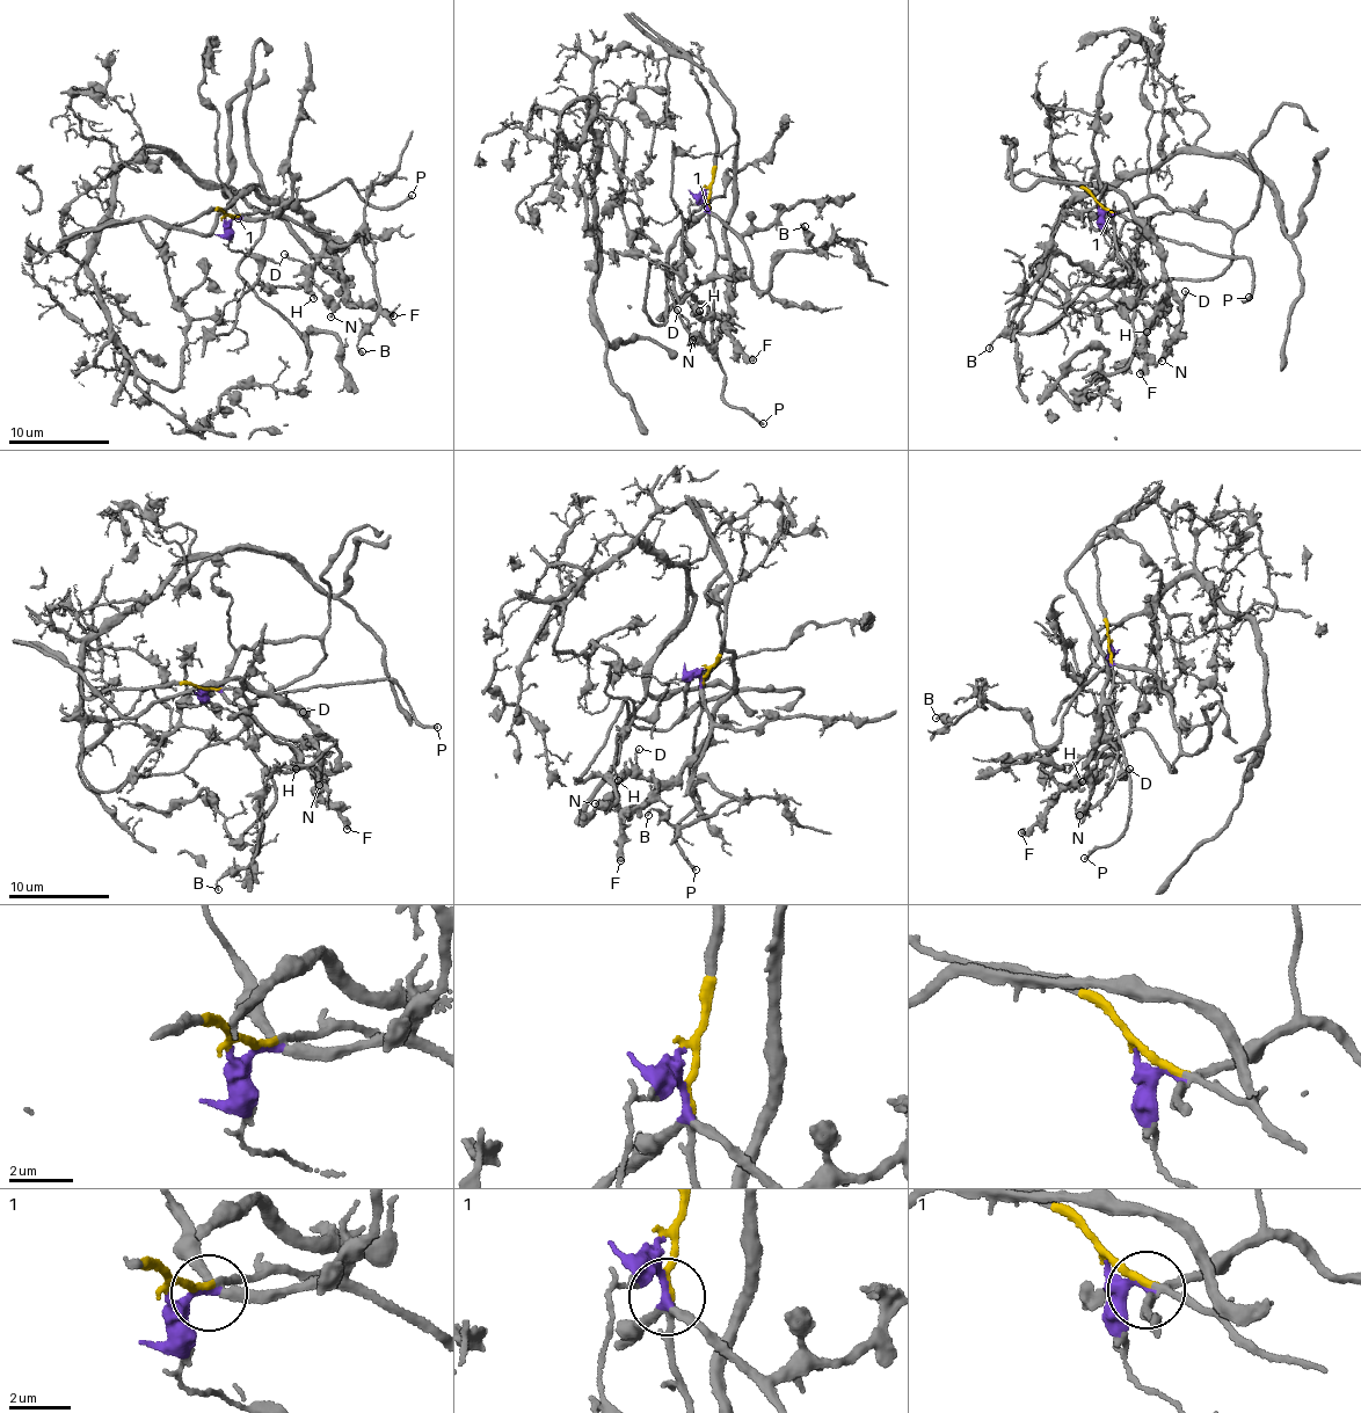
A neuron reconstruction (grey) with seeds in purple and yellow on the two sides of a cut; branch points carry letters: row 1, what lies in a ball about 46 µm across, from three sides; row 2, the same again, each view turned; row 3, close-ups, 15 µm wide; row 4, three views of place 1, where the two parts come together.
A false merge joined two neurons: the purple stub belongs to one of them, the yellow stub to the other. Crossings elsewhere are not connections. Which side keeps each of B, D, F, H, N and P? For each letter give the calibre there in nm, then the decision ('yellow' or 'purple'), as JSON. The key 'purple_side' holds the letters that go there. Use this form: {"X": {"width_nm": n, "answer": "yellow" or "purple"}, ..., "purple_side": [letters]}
{"B": {"width_nm": 170, "answer": "purple"}, "D": {"width_nm": 130, "answer": "purple"}, "F": {"width_nm": 360, "answer": "yellow"}, "H": {"width_nm": 240, "answer": "yellow"}, "N": {"width_nm": 240, "answer": "purple"}, "P": {"width_nm": 220, "answer": "yellow"}, "purple_side": ["B", "D", "N"]}

